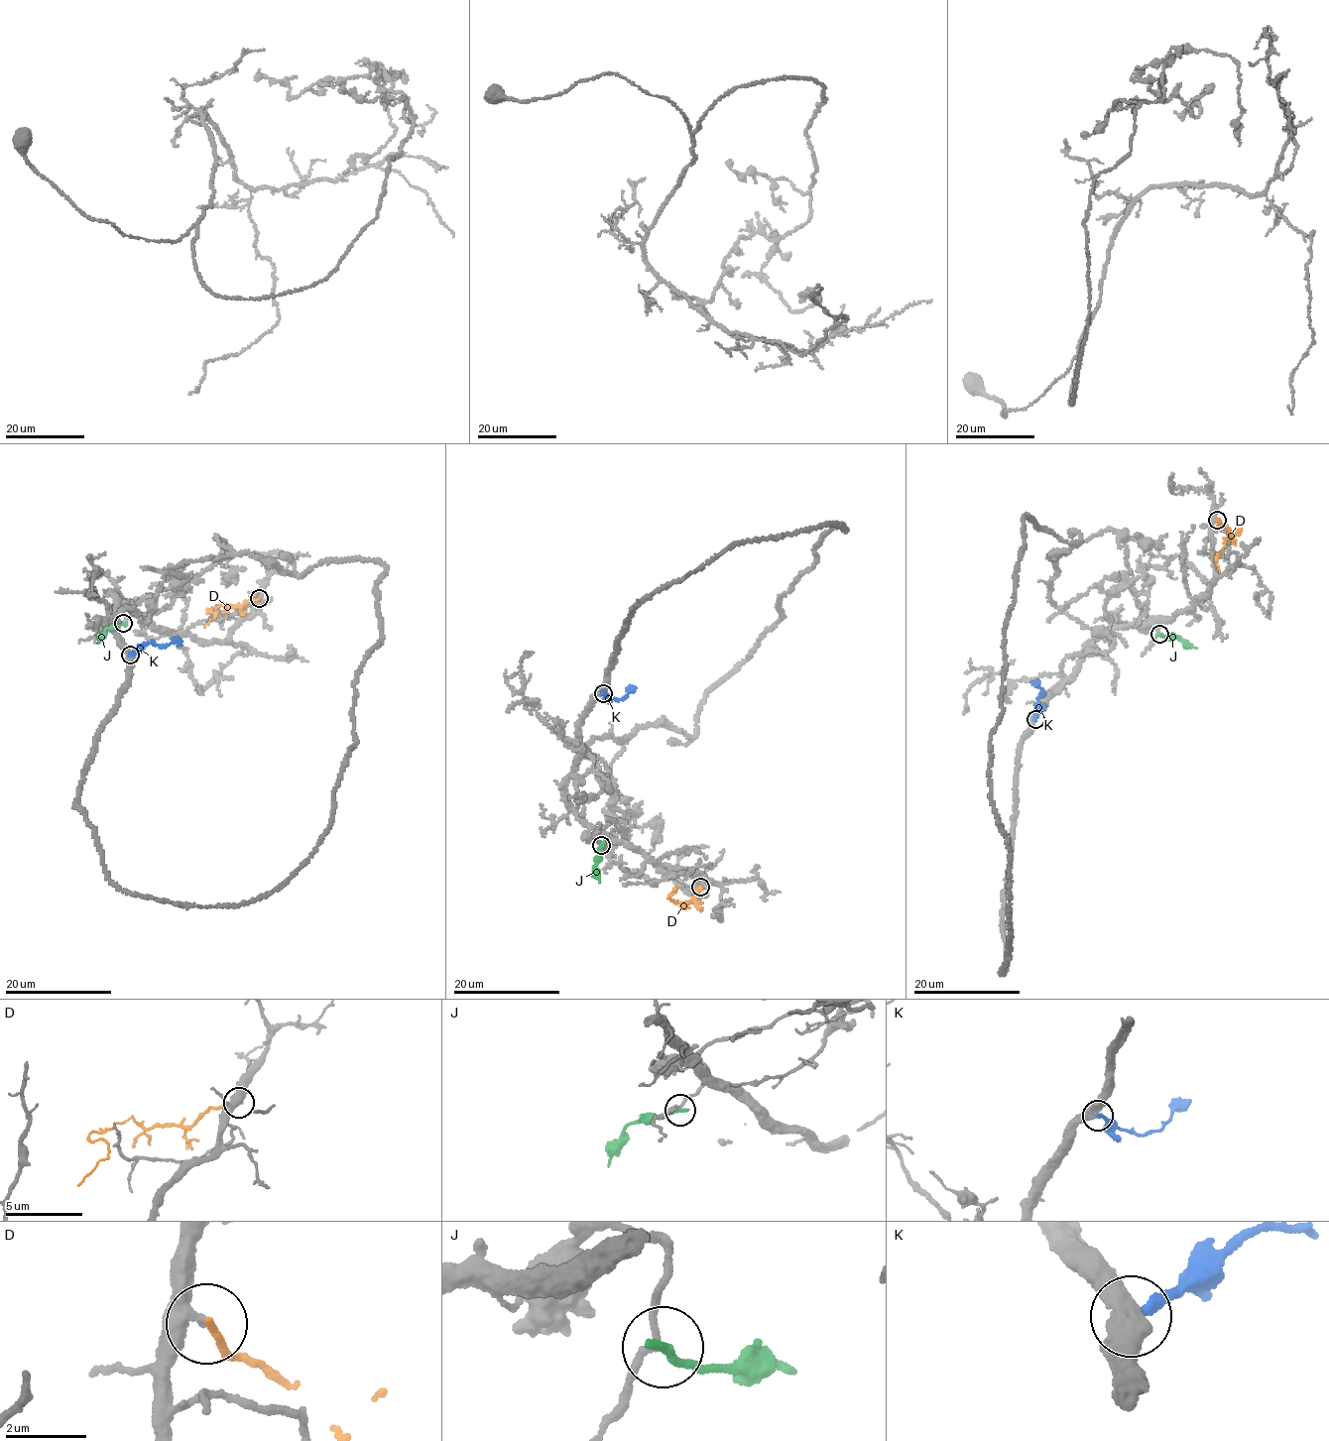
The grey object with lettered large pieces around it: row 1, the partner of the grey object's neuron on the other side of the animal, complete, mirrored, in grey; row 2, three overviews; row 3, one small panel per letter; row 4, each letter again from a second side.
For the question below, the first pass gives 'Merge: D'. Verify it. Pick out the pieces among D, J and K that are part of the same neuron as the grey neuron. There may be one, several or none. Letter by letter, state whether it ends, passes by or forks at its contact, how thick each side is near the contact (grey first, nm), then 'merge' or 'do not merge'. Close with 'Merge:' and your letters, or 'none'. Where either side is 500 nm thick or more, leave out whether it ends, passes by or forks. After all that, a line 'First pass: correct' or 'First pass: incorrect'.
D: it ends there; 300 nm thick on the grey side, 150 nm on the other; merge
J: it ends there; 170 nm thick on the grey side, 240 nm on the other; do not merge
K: 500 nm thick on the grey side, 240 nm on the other; do not merge
Merge: D
First pass: correct

